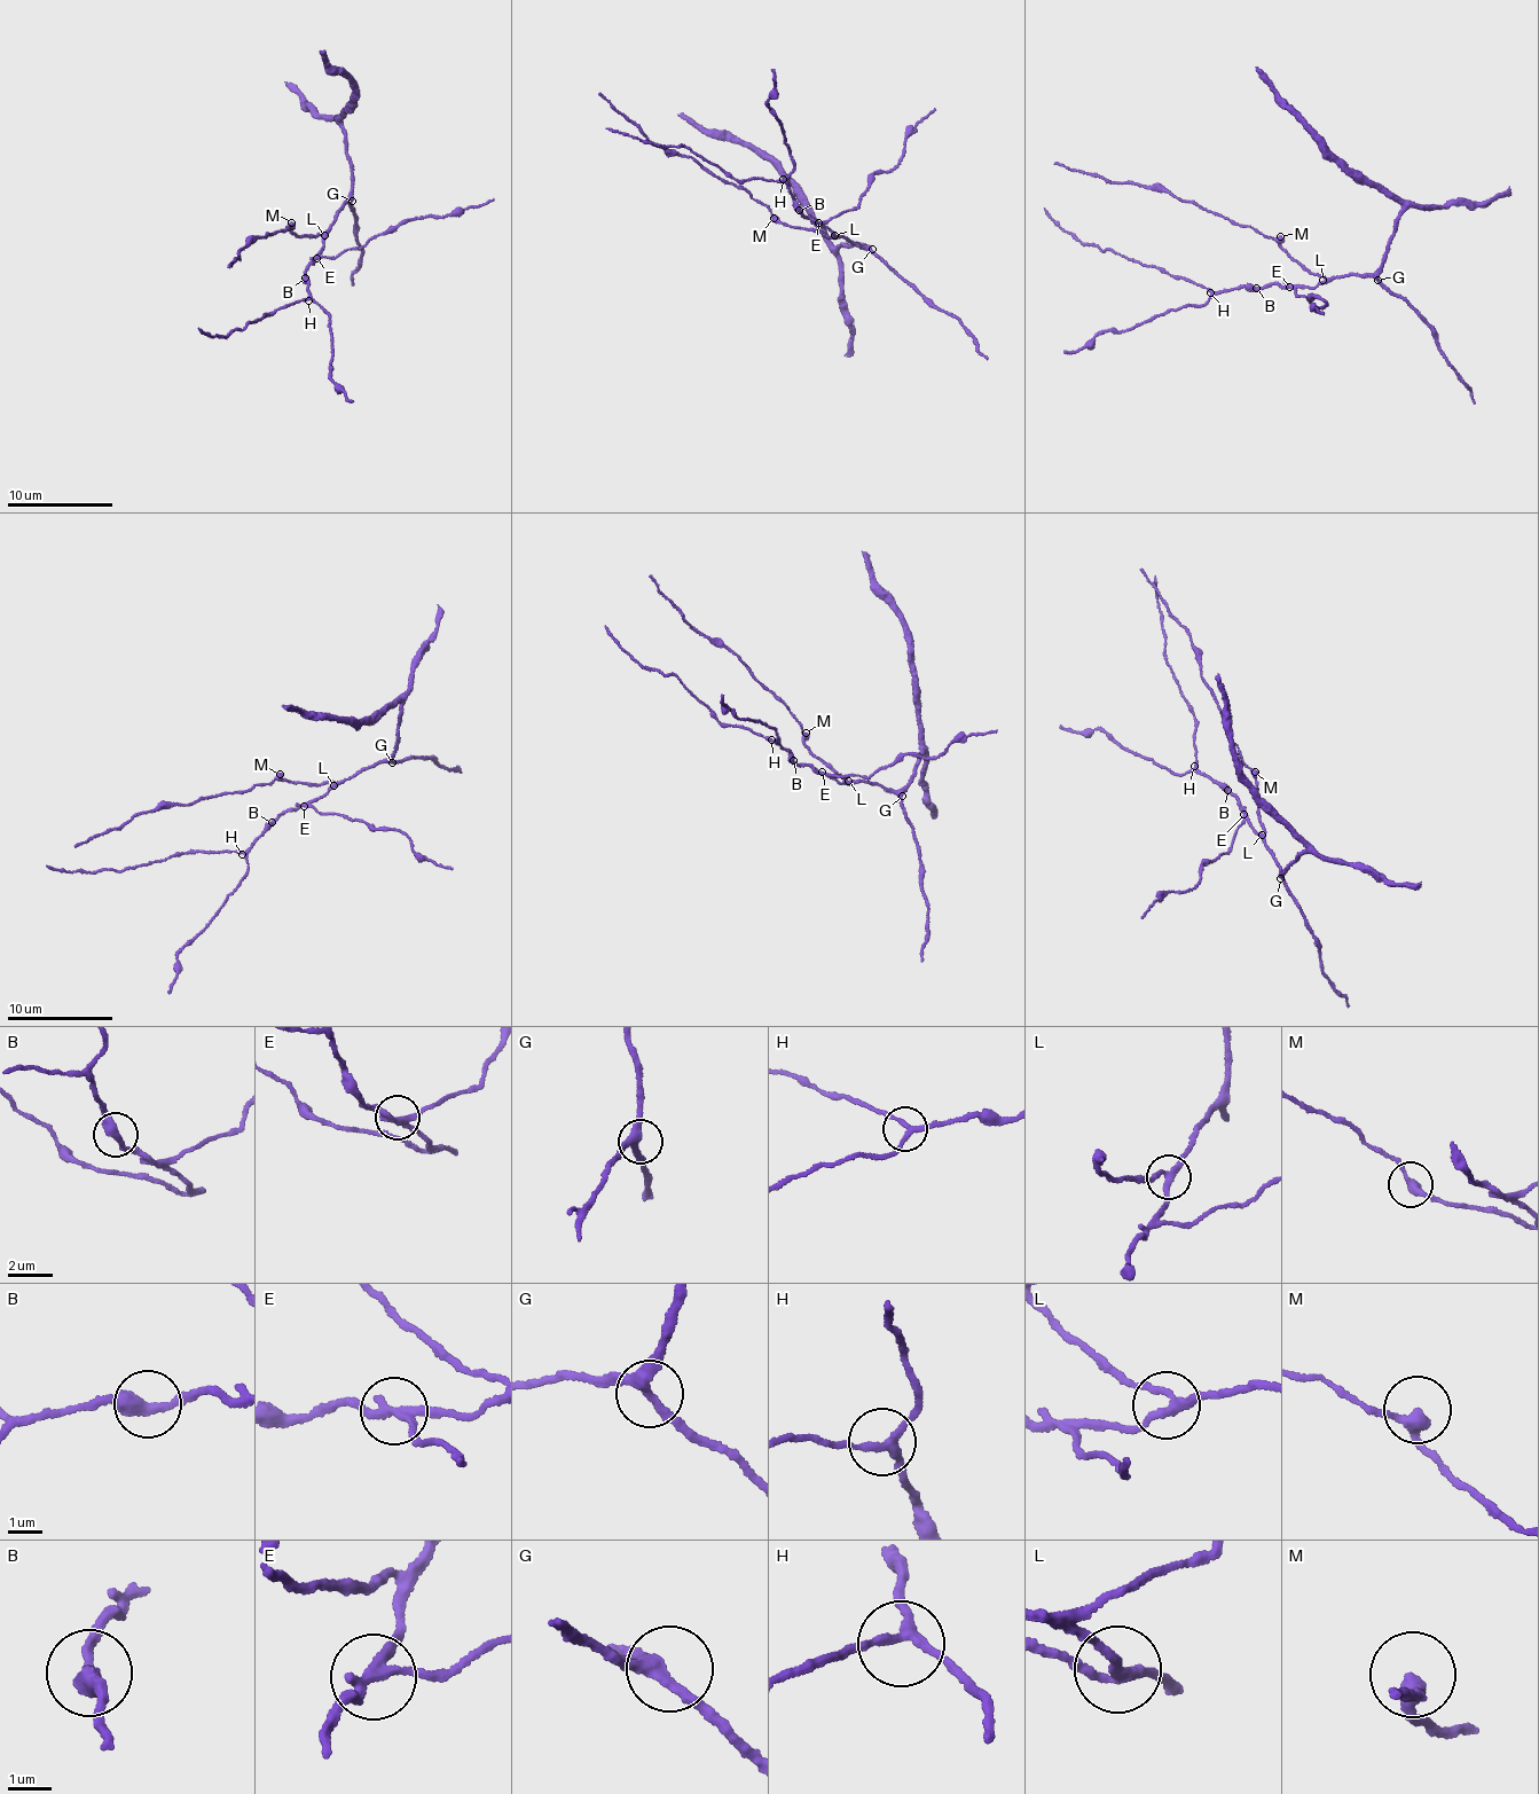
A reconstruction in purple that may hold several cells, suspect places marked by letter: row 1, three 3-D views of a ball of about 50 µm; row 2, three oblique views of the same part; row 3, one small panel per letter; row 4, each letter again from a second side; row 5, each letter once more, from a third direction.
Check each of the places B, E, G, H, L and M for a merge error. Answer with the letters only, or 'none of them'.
E

